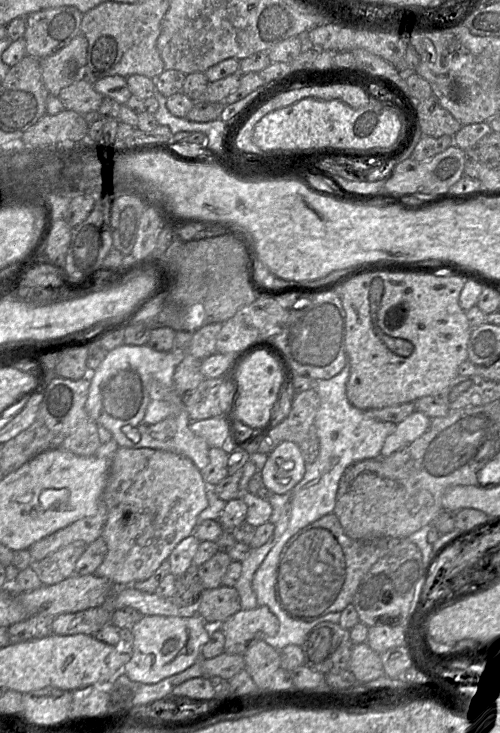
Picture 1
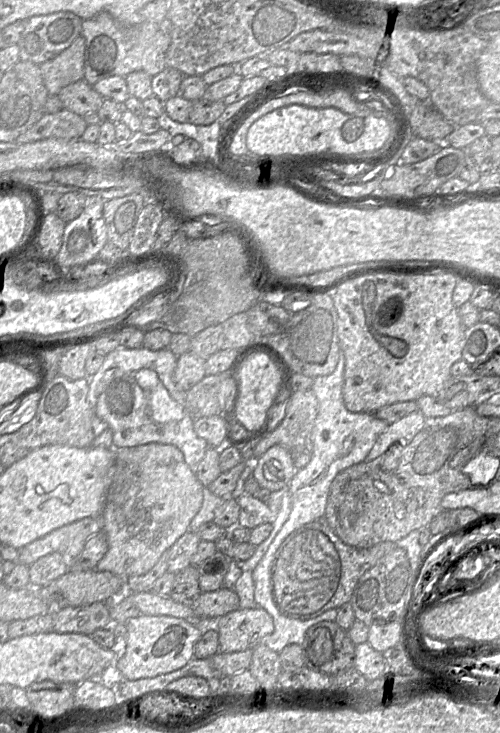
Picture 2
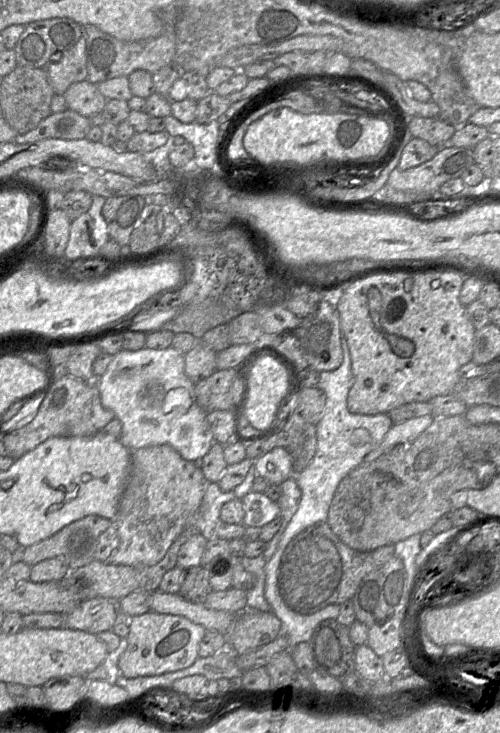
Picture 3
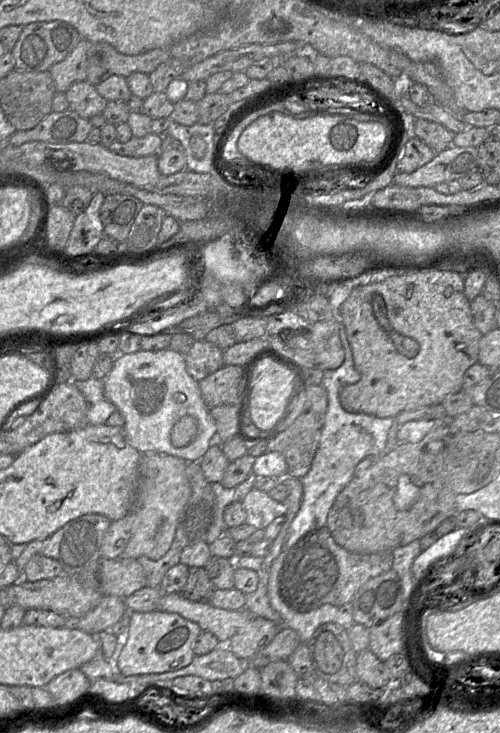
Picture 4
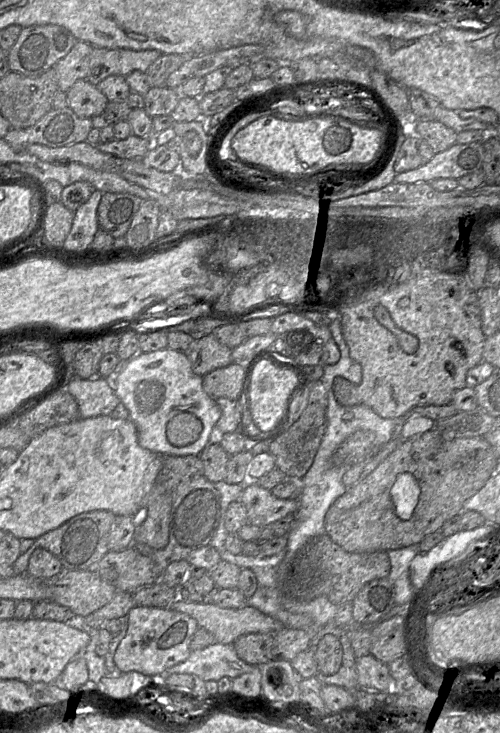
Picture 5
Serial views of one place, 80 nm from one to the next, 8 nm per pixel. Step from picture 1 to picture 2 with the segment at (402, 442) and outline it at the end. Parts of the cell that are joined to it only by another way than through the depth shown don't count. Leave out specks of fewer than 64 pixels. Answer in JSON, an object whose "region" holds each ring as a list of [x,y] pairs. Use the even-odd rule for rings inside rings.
{"region":[[[417,410],[390,424],[387,430],[378,437],[366,460],[374,460],[391,446],[407,441],[424,427],[427,420],[425,415]]]}

